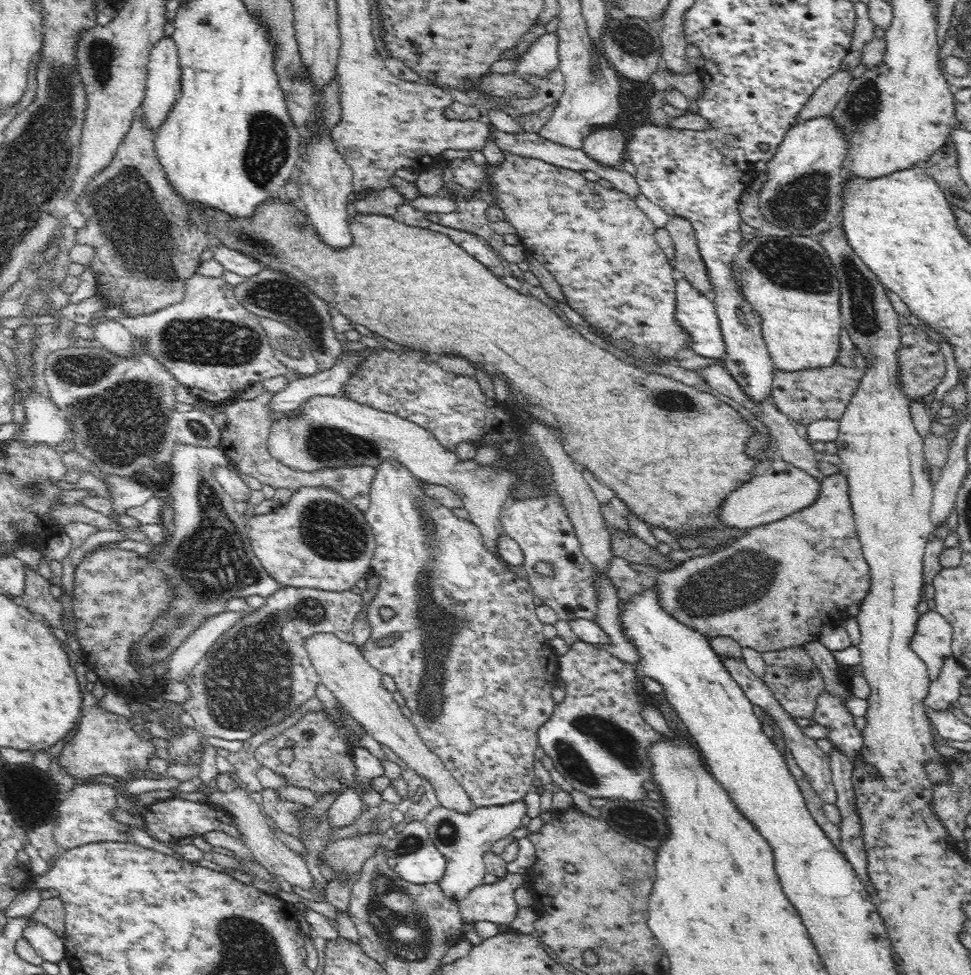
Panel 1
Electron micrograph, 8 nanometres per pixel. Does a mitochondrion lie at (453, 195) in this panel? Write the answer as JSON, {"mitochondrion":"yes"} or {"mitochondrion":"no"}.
{"mitochondrion":"no"}

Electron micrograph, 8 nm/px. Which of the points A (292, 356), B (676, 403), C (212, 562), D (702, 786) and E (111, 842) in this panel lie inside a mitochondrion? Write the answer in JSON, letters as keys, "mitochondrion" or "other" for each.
{"A":"mitochondrion","B":"mitochondrion","C":"mitochondrion","D":"other","E":"other"}

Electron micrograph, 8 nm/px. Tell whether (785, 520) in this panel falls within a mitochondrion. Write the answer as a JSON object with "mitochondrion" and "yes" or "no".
{"mitochondrion":"no"}

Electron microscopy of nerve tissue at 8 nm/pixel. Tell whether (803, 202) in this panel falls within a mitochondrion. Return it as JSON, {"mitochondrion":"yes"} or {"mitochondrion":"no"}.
{"mitochondrion":"yes"}

